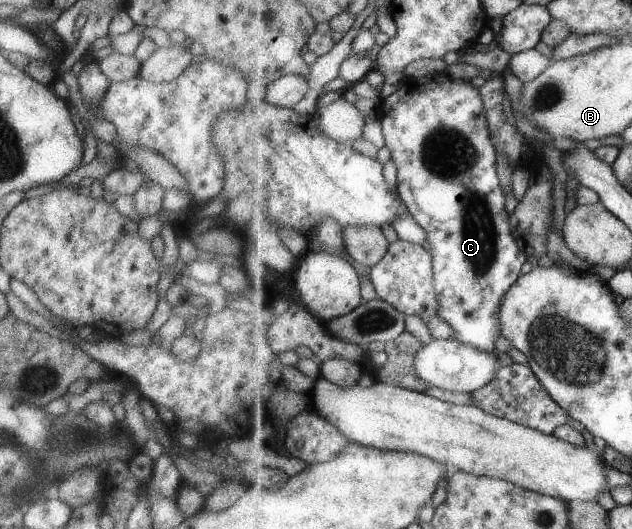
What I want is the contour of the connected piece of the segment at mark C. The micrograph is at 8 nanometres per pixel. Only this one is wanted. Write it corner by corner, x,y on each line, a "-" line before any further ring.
442,71
433,76
421,76
419,78
404,76
400,79
397,89
392,94
384,98
381,97
381,99
383,108
381,130
385,137
385,145
392,151
392,160
398,167
398,193
405,203
407,211
428,233
428,242
431,245
434,261
434,286
440,303
438,315
453,326
456,333
455,339
473,344
483,351
498,353
495,350
495,343
497,343
499,335
502,335
499,321
500,303
503,301
505,293
522,276
521,269
527,263
528,254
524,251
523,246
518,243
516,236
513,235
510,214
505,209
505,190
498,171
498,157
492,131
489,127
488,111
484,104
484,97
481,95
480,89
473,87
471,82
454,80

